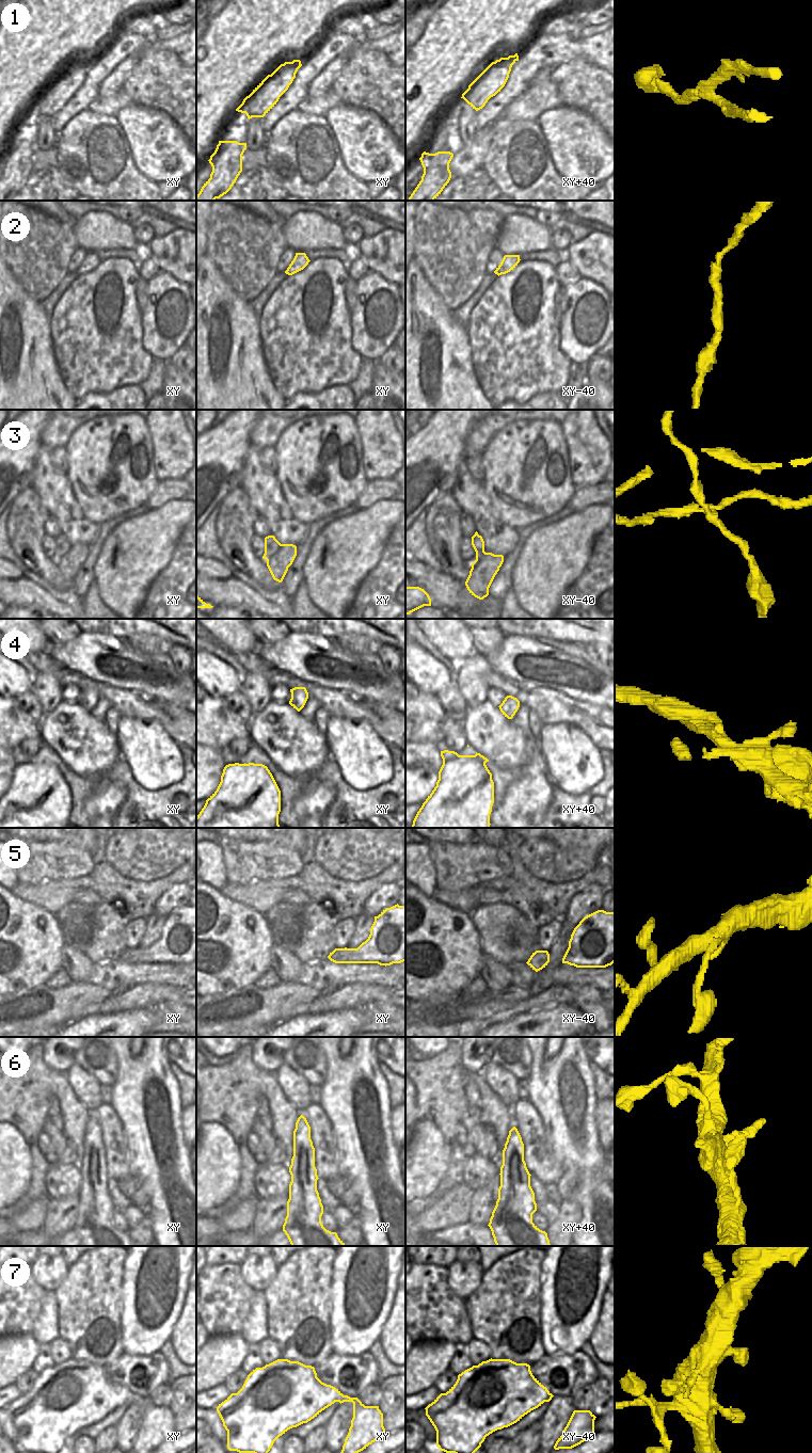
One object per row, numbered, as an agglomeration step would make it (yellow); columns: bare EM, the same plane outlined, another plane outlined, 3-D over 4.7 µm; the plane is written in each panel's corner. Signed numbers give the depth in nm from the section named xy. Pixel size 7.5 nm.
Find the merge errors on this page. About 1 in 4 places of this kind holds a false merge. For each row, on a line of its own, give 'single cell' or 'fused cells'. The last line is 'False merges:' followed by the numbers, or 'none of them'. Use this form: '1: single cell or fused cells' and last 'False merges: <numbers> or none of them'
1: fused cells
2: single cell
3: fused cells
4: single cell
5: single cell
6: single cell
7: single cell
False merges: 1, 3

